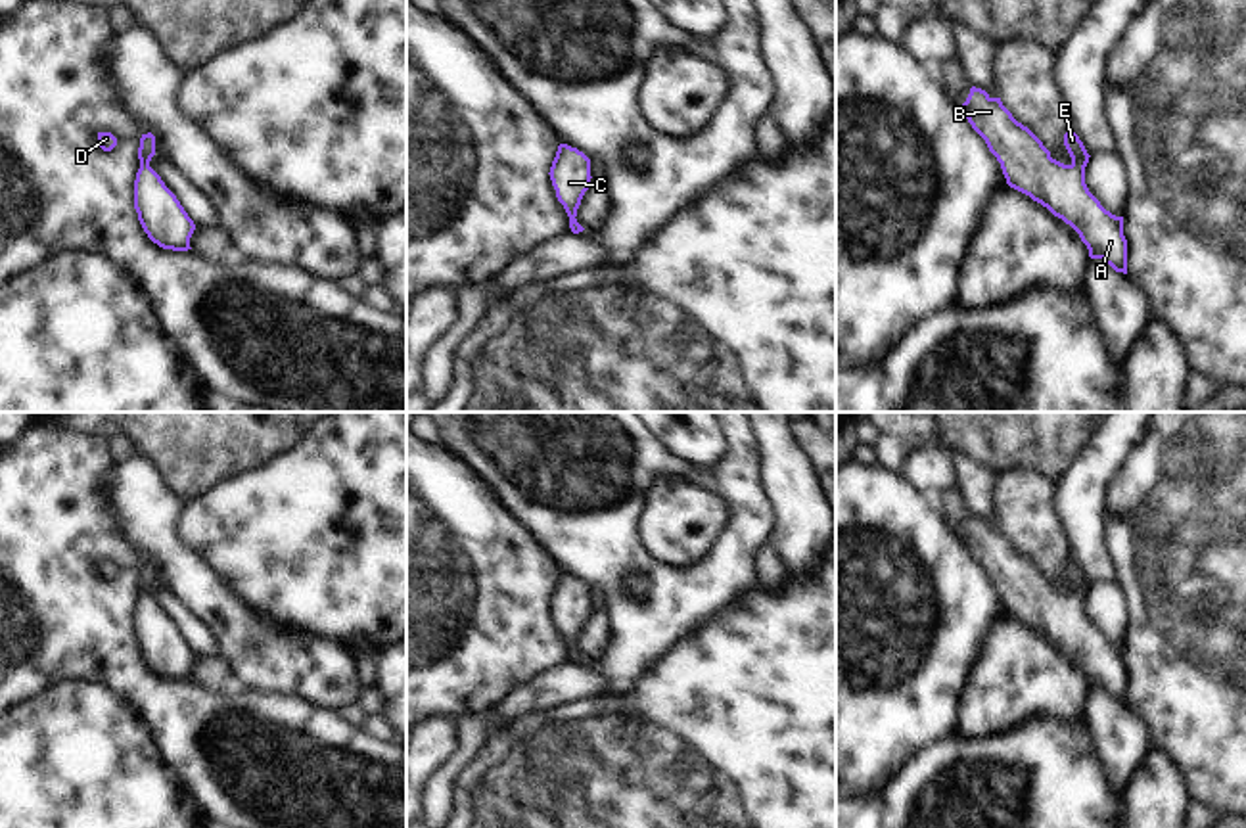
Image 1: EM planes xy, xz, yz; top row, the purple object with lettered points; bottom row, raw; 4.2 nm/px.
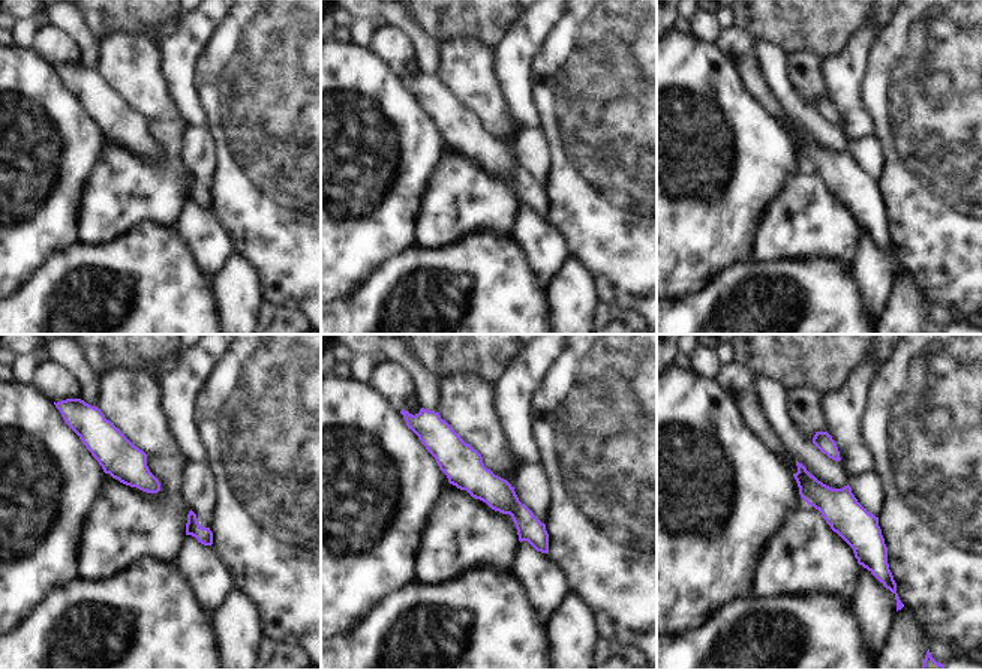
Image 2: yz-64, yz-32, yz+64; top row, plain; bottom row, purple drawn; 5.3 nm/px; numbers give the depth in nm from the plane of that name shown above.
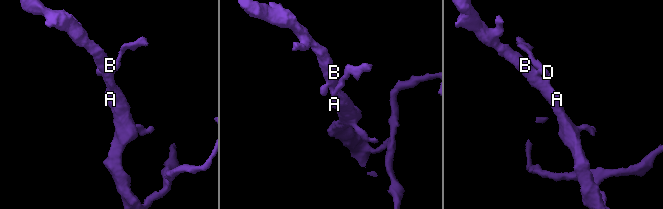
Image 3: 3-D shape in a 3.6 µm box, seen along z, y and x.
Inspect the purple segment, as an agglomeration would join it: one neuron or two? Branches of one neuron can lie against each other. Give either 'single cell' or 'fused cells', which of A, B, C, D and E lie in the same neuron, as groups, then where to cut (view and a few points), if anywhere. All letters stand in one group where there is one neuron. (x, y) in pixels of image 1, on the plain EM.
single cell; A B C D E; no cut

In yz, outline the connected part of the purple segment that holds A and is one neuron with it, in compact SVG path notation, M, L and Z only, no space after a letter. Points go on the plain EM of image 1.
M972 516L958 539L1001 592L1010 617L1070 654L1087 675L1091 688L1102 688L1116 702L1127 703L1123 646L1106 640L1089 621L1085 596L1091 585L1075 562L1064 564L1064 575L1072 586L1072 592L1064 594L1052 588L1043 571L1012 546L1001 527Z

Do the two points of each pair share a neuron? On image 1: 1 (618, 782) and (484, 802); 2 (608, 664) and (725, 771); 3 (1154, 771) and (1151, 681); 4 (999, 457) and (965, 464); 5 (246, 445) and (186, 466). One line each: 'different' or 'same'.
1: same
2: different
3: different
4: different
5: same

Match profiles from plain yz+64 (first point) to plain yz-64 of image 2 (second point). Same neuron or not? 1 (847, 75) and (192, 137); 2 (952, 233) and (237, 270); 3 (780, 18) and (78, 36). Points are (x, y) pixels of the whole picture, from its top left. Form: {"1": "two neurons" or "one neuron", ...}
{"1": "two neurons", "2": "two neurons", "3": "two neurons"}

